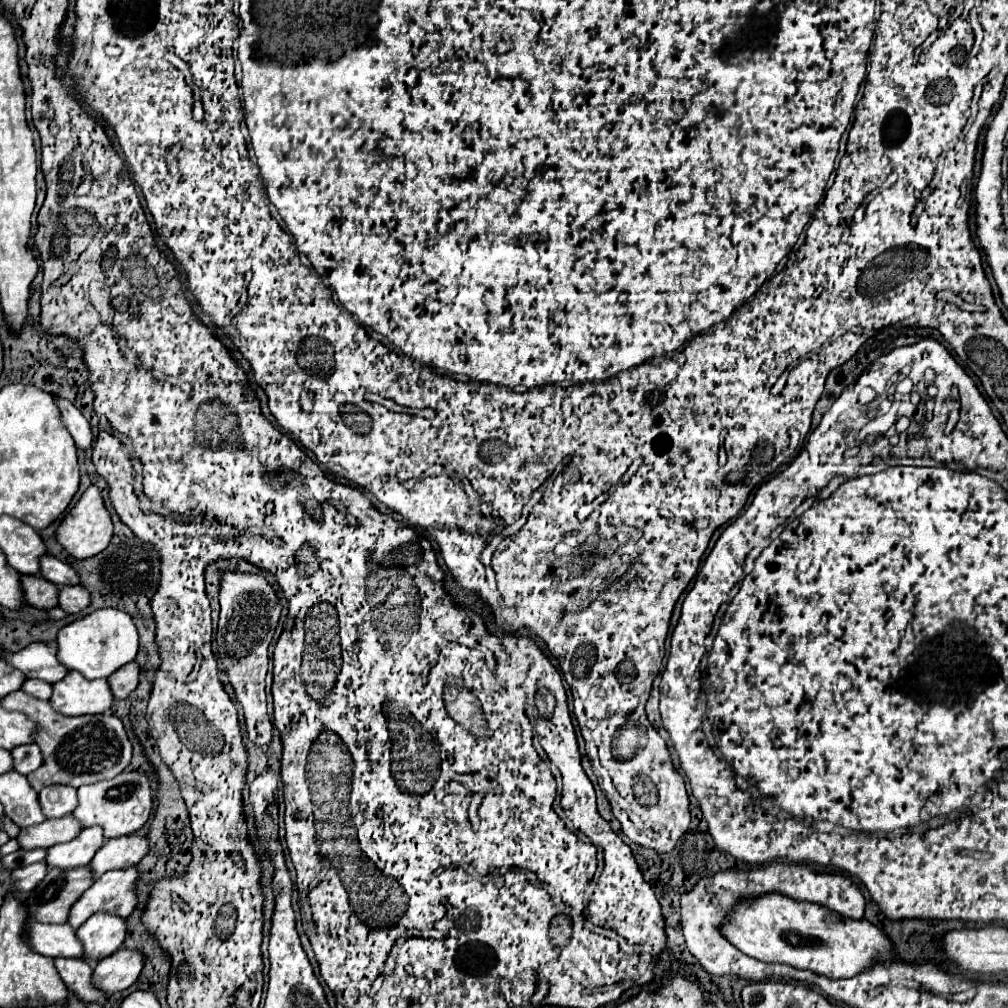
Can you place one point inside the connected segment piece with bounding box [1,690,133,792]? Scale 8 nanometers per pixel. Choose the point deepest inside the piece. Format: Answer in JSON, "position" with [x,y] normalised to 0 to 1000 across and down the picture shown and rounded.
{"position":[86,743]}

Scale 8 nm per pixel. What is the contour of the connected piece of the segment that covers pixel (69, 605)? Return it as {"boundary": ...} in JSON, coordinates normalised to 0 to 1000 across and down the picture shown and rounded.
{"boundary":[[[80,579],[59,583],[59,601],[61,601],[64,607],[76,609],[76,607],[80,607],[86,599],[88,599],[88,587],[84,587],[84,583],[82,583]]]}

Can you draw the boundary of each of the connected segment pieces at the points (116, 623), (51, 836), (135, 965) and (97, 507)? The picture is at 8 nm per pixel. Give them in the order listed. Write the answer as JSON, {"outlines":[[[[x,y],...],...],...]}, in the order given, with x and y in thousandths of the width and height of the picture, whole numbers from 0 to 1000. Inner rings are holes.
{"outlines":[[[[98,603],[82,613],[72,615],[57,627],[57,655],[68,665],[80,667],[84,673],[106,673],[110,667],[130,657],[136,649],[136,623],[126,607],[116,603]]],[[[72,810],[45,813],[41,817],[33,817],[29,821],[23,821],[17,829],[17,835],[25,843],[35,841],[51,841],[61,835],[72,833],[80,823],[80,817]]],[[[116,942],[114,946],[98,952],[92,962],[92,976],[106,986],[126,982],[142,960],[142,948],[134,942]]],[[[88,482],[80,494],[76,496],[76,500],[64,508],[59,524],[57,524],[57,538],[72,552],[72,554],[88,554],[88,552],[94,552],[98,548],[102,548],[108,538],[110,538],[110,532],[112,532],[112,518],[110,518],[110,512],[108,508],[104,506],[102,502],[102,496],[100,496],[100,490],[96,486],[96,482]]]]}

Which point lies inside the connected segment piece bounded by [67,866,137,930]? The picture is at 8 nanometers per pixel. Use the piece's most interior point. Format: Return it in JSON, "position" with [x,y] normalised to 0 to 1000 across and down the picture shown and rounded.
{"position":[112,885]}

